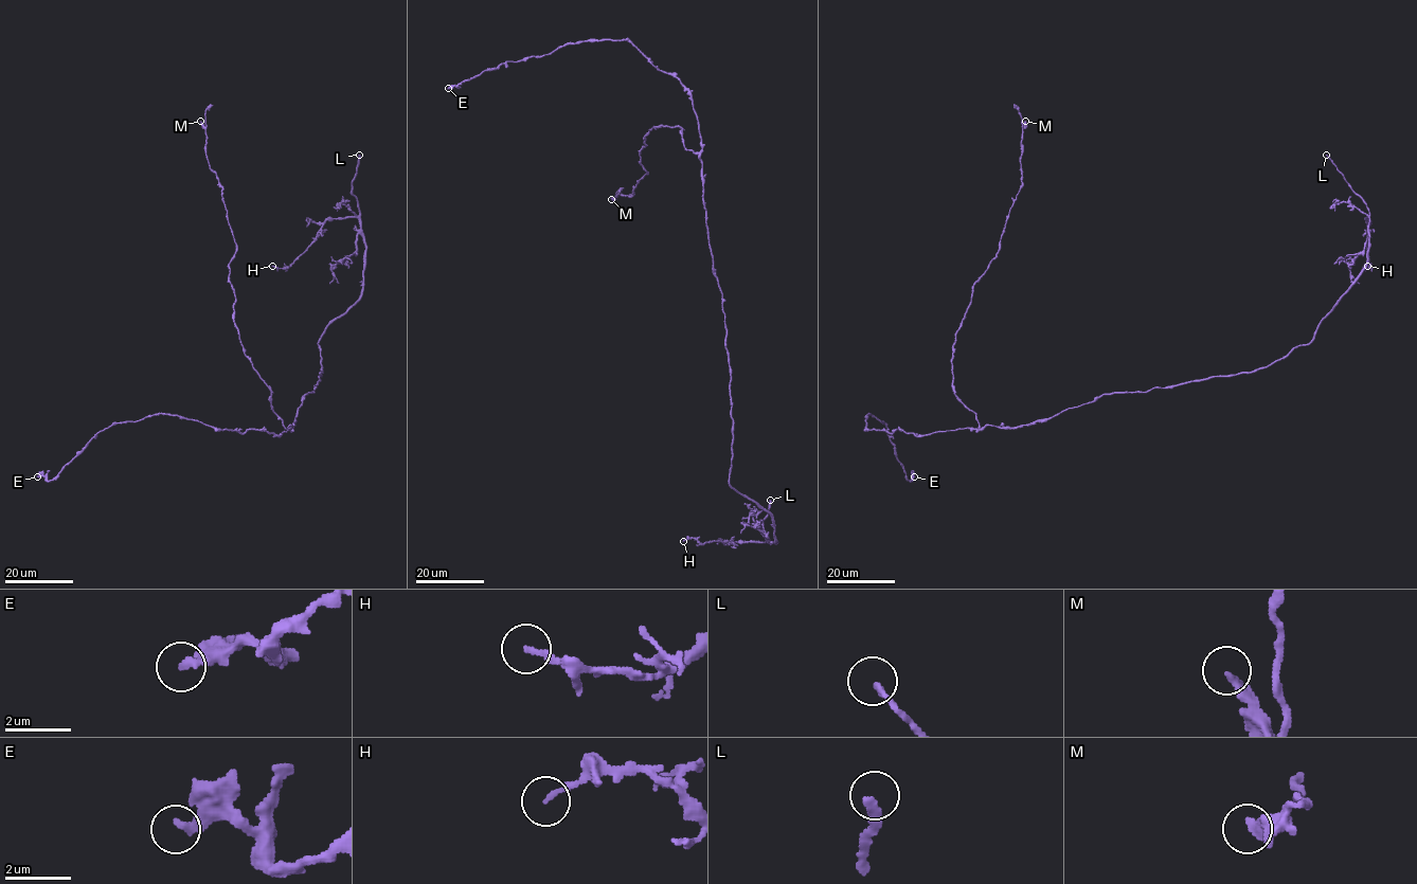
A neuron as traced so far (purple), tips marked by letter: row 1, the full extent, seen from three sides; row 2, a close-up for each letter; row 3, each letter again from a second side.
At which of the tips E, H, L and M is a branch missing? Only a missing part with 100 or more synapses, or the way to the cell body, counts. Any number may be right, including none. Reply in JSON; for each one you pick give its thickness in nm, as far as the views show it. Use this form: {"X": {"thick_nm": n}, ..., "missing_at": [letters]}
{"L": {"thick_nm": 200}, "missing_at": ["L"]}

